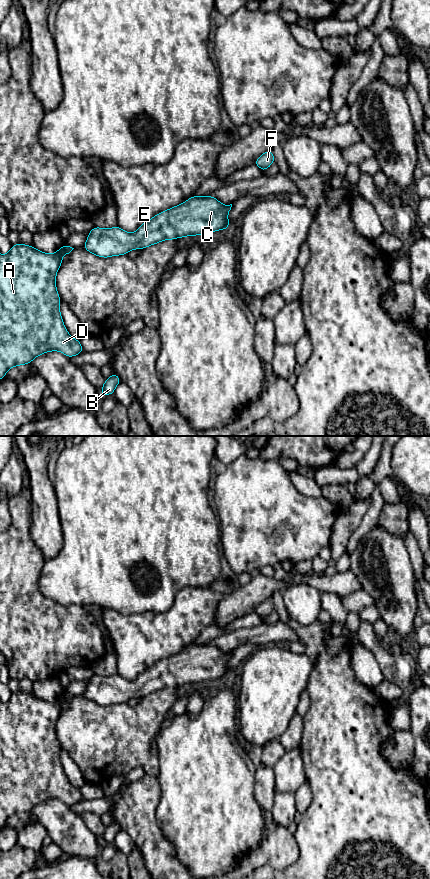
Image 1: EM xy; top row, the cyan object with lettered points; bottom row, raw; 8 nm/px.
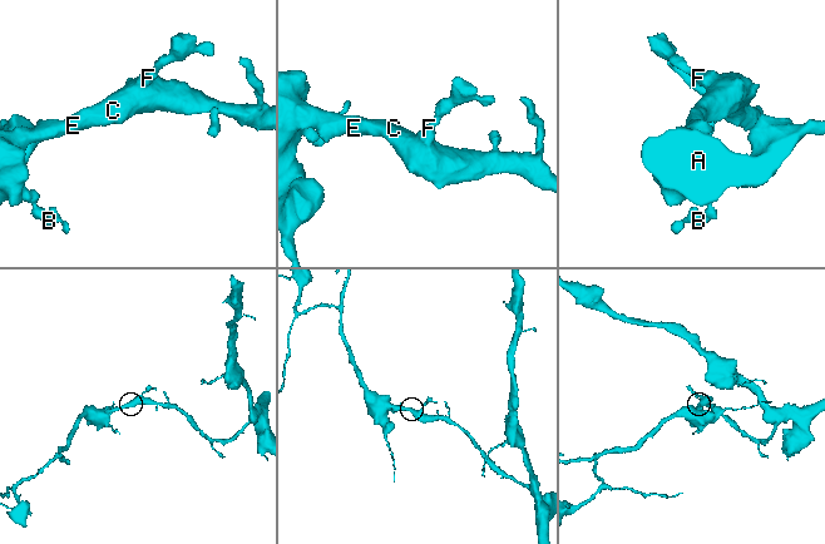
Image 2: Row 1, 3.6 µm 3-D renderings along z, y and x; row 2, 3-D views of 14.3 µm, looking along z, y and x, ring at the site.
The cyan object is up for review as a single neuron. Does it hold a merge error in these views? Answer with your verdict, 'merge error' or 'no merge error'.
no merge error

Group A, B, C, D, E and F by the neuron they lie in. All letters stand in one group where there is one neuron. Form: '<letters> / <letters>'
A B C D E F

